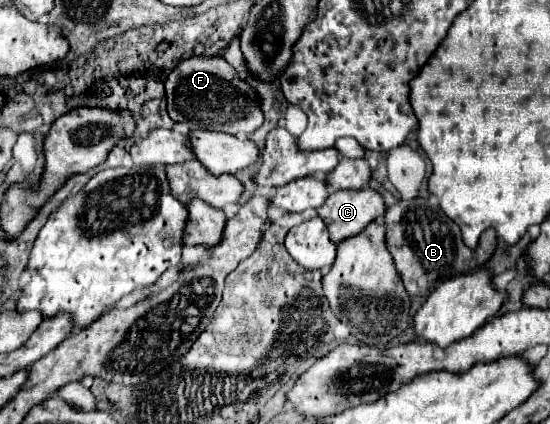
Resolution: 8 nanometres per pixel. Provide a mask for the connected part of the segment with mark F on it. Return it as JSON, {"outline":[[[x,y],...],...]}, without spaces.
{"outline":[[[190,56],[184,62],[180,62],[168,74],[168,78],[164,82],[170,118],[174,122],[184,122],[190,130],[218,130],[218,132],[226,132],[226,134],[250,134],[250,132],[254,132],[264,122],[260,102],[258,102],[256,92],[248,84],[238,82],[238,86],[234,86],[236,74],[238,72],[228,62],[224,62],[224,58],[220,58],[220,56]]]}

